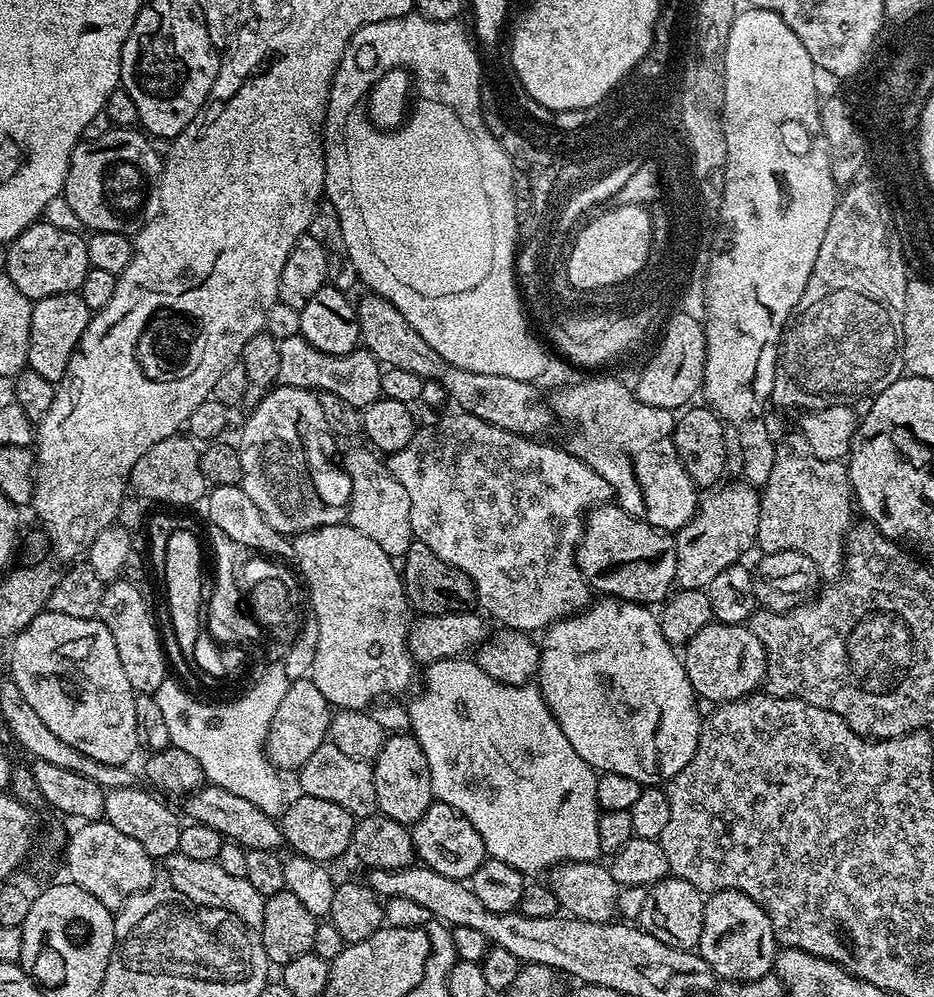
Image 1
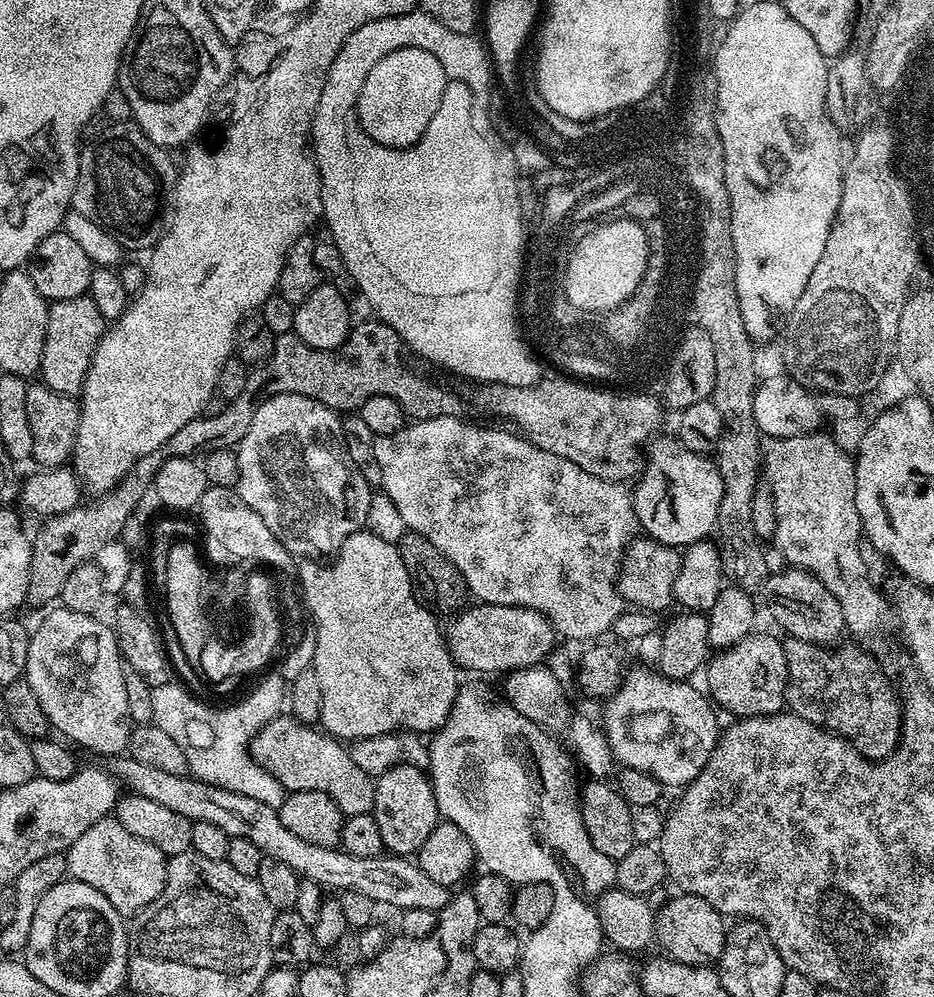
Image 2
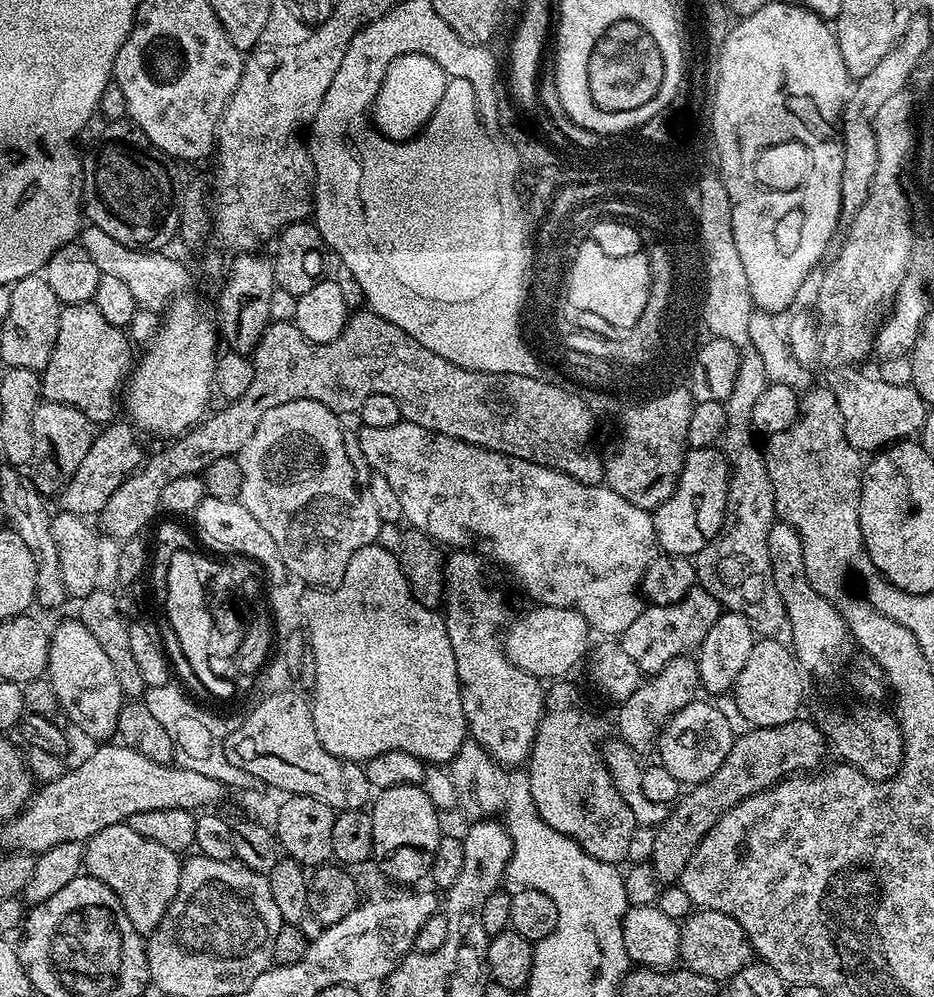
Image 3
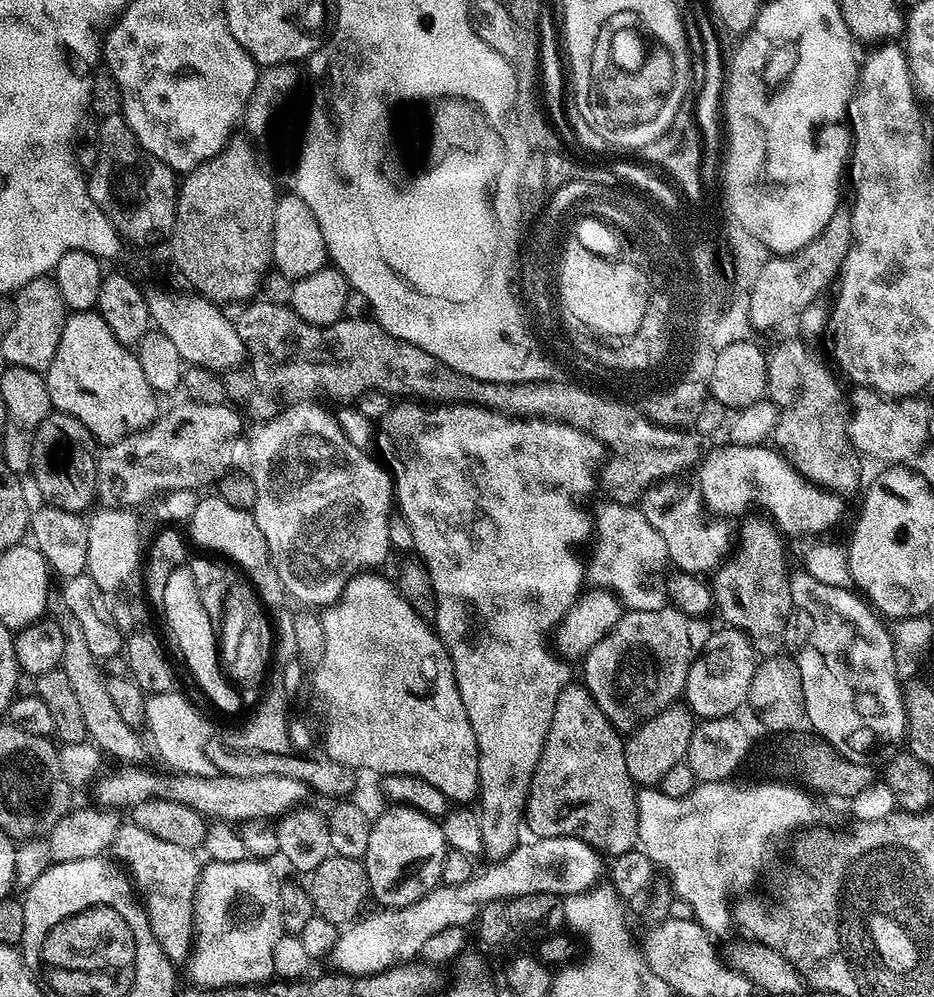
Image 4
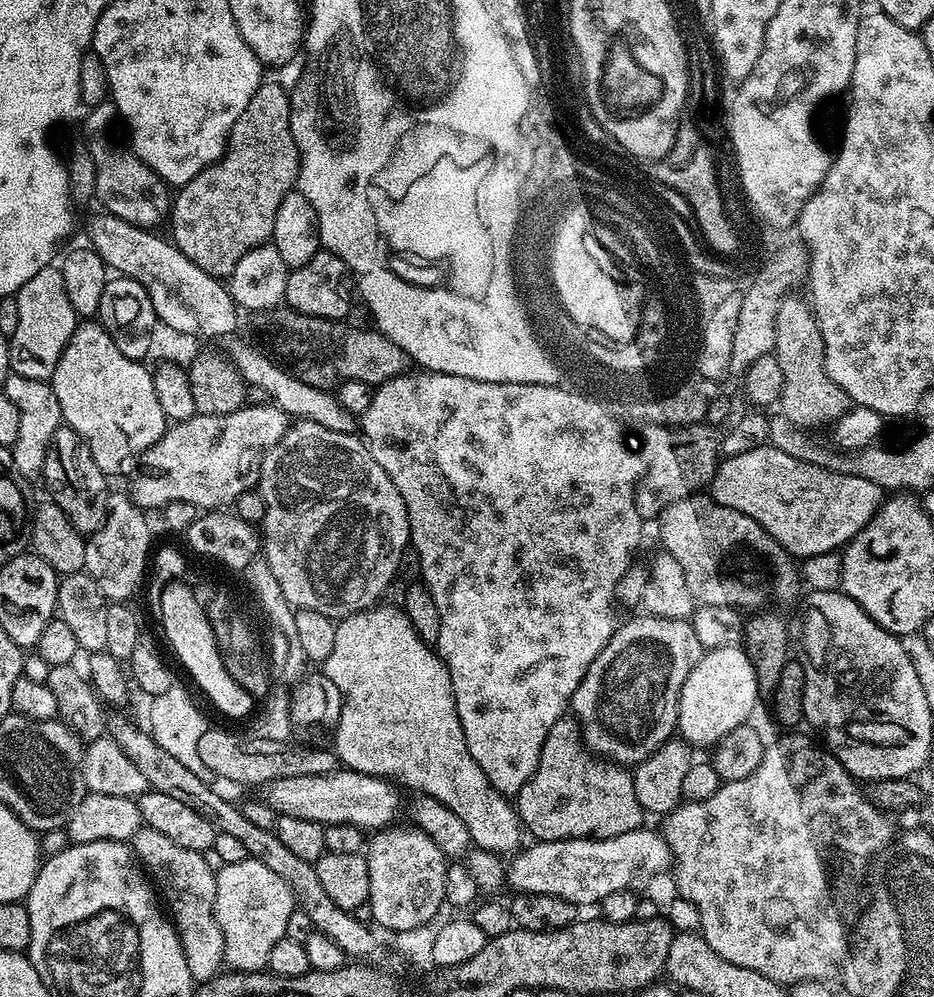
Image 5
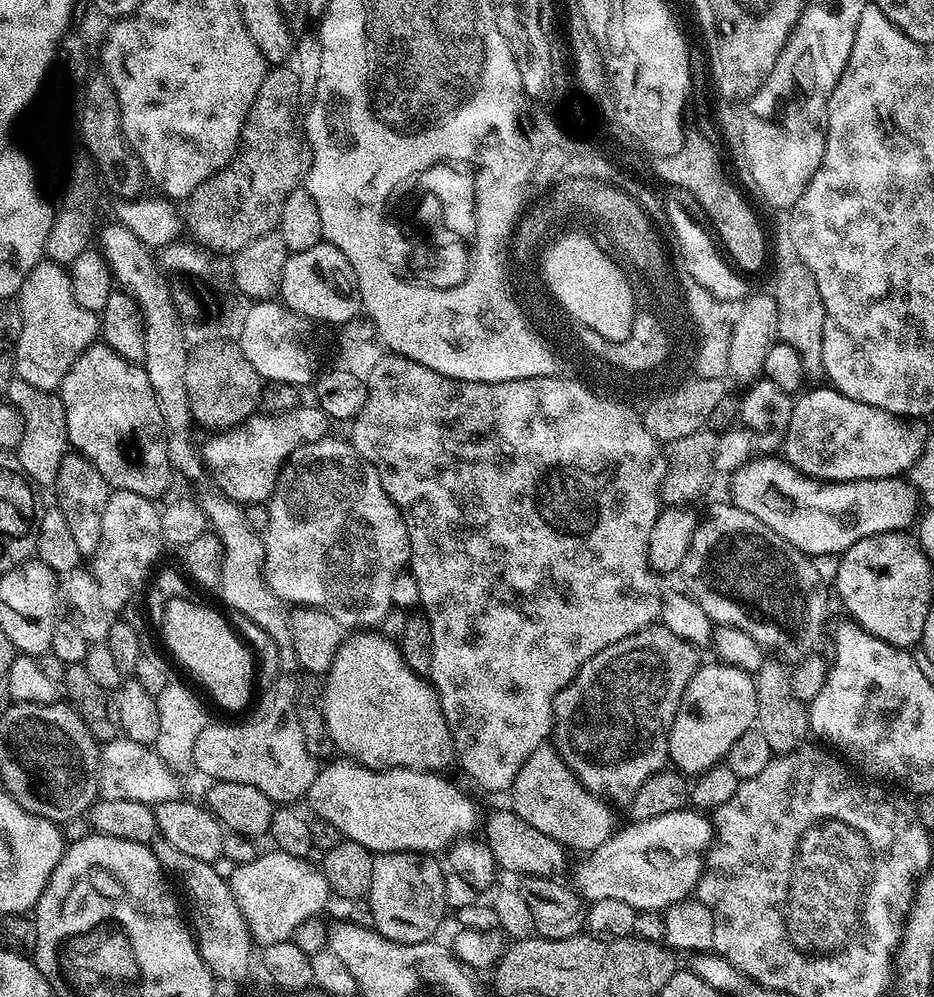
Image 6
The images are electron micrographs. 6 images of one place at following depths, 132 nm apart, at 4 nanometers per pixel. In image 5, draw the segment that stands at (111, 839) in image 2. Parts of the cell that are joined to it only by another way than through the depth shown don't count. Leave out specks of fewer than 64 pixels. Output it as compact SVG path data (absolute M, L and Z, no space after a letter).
M143 826L132 835L130 847L146 869L151 883L162 893L163 903L180 936L193 981L214 979L224 964L224 939L216 921L216 874L206 866L204 853L186 850L186 846L177 846L171 838L158 834L158 830Z

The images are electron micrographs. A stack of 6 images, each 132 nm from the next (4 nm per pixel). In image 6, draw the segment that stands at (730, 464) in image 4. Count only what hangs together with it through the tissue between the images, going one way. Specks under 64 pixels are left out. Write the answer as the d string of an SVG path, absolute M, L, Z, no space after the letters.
M764 454L731 473L730 502L738 506L738 510L754 514L758 522L766 522L766 526L781 536L785 544L797 548L809 558L842 554L871 536L907 529L907 524L909 527L917 515L918 496L907 479L890 476L829 483L797 472L795 466L784 458L776 458Z

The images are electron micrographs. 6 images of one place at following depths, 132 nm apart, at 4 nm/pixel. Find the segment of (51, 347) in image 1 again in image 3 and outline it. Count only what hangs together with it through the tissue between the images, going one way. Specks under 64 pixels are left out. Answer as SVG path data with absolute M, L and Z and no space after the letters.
M94 303L63 305L58 318L58 342L54 342L54 354L50 354L50 362L42 370L43 399L82 410L93 425L113 423L117 419L118 391L134 358L124 335L125 329L110 326Z

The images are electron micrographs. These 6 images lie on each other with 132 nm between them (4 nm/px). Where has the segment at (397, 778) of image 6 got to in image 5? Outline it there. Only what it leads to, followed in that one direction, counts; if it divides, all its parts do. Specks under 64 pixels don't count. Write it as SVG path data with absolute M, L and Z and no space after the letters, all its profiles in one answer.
M337 770L325 776L283 776L270 780L263 789L262 800L277 816L306 818L325 826L353 824L365 830L379 830L395 821L392 820L396 816L395 790L387 779L368 776L365 772Z

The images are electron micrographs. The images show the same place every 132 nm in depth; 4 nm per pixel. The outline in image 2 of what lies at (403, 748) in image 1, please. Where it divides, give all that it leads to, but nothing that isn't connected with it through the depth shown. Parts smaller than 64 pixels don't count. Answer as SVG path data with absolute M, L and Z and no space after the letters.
M401 762L375 777L375 782L371 814L378 822L385 849L393 856L415 857L422 842L430 838L430 830L434 830L441 819L429 773L425 769Z

